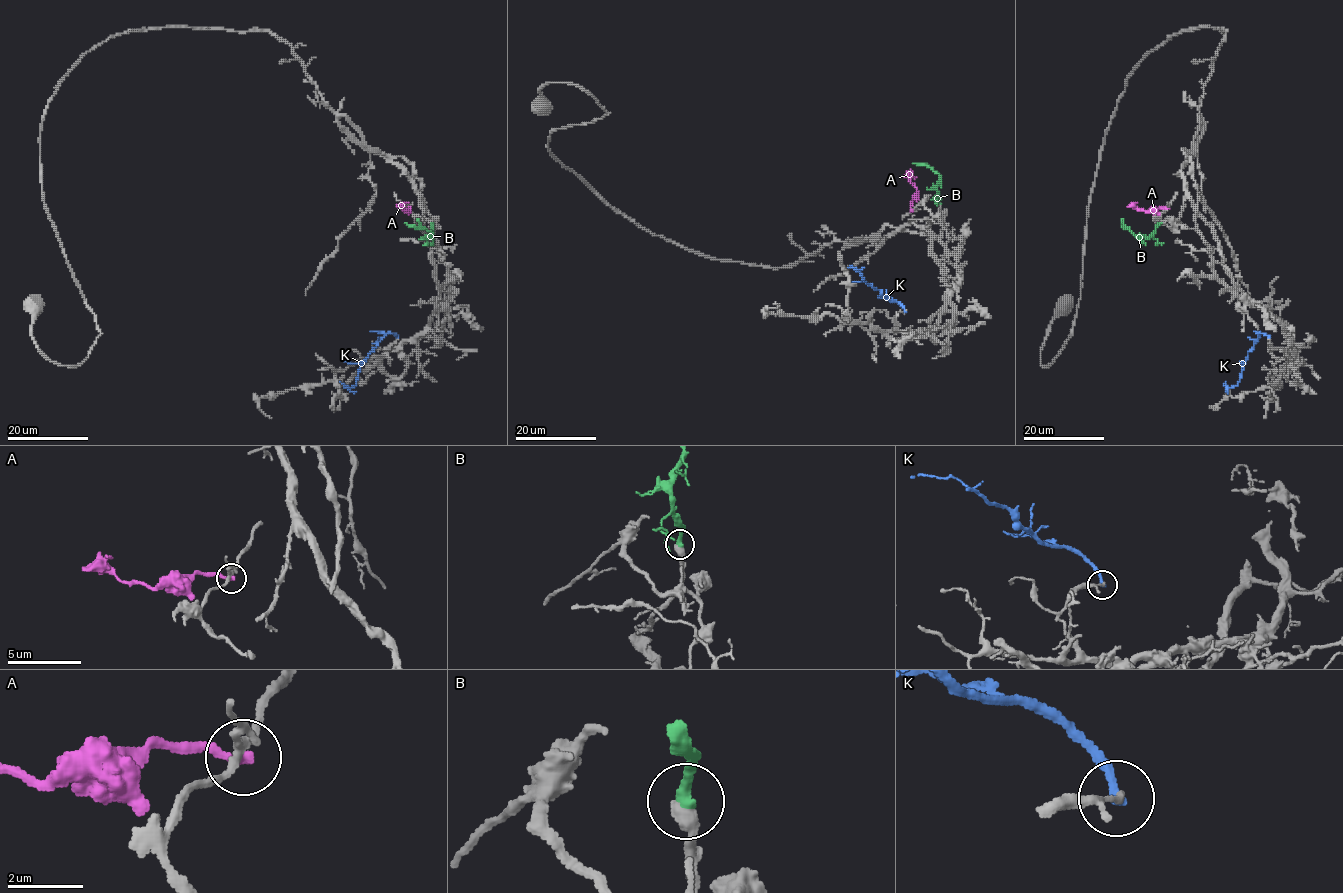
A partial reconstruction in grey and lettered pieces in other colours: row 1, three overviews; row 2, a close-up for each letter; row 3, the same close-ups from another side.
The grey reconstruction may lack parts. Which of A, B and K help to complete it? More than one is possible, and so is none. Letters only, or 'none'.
B

